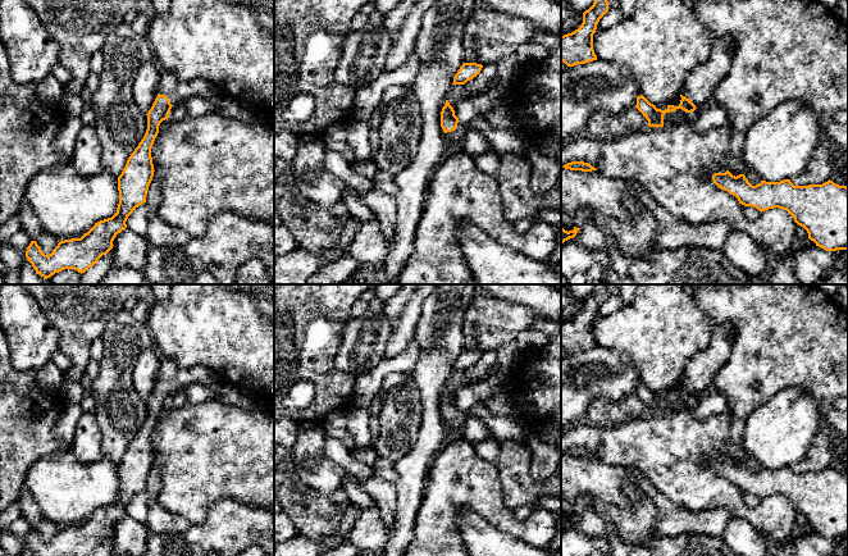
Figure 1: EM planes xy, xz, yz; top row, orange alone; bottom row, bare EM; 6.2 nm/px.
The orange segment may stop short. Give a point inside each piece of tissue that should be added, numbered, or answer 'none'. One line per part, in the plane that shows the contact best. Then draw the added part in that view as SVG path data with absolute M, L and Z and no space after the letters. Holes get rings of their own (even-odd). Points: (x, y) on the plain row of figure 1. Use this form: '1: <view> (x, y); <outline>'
1: xz (455, 424); M460 407L455 418L444 420L448 433L451 436L459 434L469 415L470 415L469 410Z

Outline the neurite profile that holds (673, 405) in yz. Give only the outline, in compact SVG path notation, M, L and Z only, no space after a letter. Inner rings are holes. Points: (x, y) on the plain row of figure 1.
M676 396L675 398L666 400L664 402L664 413L676 413L679 410L690 409L697 401L697 397L692 400L687 400L681 396Z

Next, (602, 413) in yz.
M625 395L612 401L596 398L588 407L585 419L601 428L611 428L647 416L648 407L637 395Z

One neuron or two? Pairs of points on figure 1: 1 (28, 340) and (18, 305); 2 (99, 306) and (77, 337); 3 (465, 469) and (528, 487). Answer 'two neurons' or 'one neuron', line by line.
1: one neuron
2: one neuron
3: two neurons

